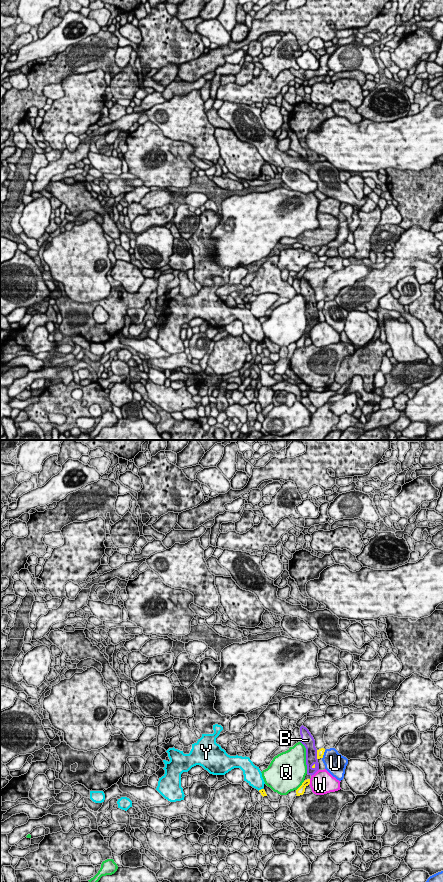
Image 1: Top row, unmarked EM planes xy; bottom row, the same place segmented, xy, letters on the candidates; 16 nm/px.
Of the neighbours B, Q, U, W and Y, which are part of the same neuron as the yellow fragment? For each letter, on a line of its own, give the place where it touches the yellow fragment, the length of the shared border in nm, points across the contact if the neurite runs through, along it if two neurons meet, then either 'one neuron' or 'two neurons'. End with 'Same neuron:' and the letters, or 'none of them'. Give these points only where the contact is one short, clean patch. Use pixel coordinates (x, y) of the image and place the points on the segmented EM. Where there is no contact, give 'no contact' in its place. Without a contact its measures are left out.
B: contact xy (317, 755); length 160 nm; two neurons
Q: contact xy (300, 786); length 200 nm; two neurons
U: contact xy (323, 754); length 150 nm; border xy (325, 750), (322, 758); two neurons
W: contact xy (309, 782); length 100 nm; border xy (310, 779), (308, 784); two neurons
Y: contact xy (261, 789); length 90 nm; border xy (262, 788), (258, 790); two neurons
Same neuron: none of them

